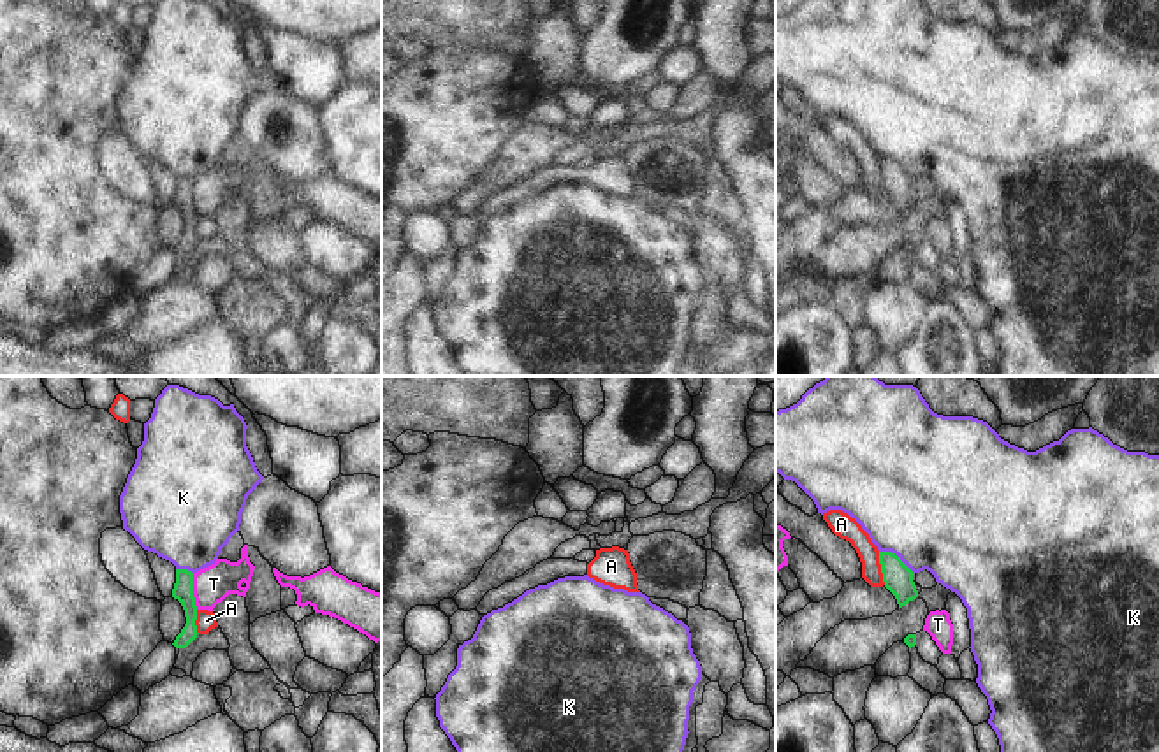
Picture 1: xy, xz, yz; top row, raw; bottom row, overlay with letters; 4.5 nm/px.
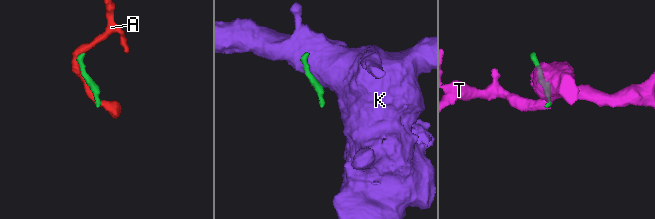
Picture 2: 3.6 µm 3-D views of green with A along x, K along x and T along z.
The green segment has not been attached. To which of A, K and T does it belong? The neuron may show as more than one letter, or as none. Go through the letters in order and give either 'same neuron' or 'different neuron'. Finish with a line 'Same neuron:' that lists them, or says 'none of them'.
A: different neuron
K: different neuron
T: different neuron
Same neuron: none of them

